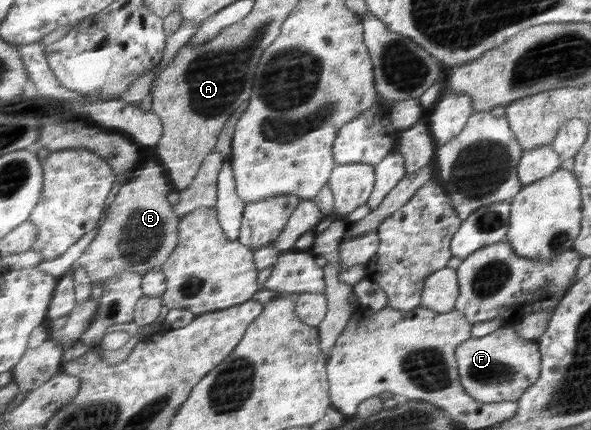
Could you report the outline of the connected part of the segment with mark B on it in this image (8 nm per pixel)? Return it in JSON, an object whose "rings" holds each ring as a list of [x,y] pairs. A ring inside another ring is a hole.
{"rings":[[[153,158],[144,166],[143,174],[133,184],[126,184],[120,189],[114,204],[108,212],[107,219],[87,247],[68,272],[75,275],[79,268],[84,267],[92,283],[106,283],[123,271],[137,271],[145,276],[152,270],[161,270],[169,260],[181,240],[181,222],[174,212],[169,195],[176,191],[167,184],[165,168]]]}

